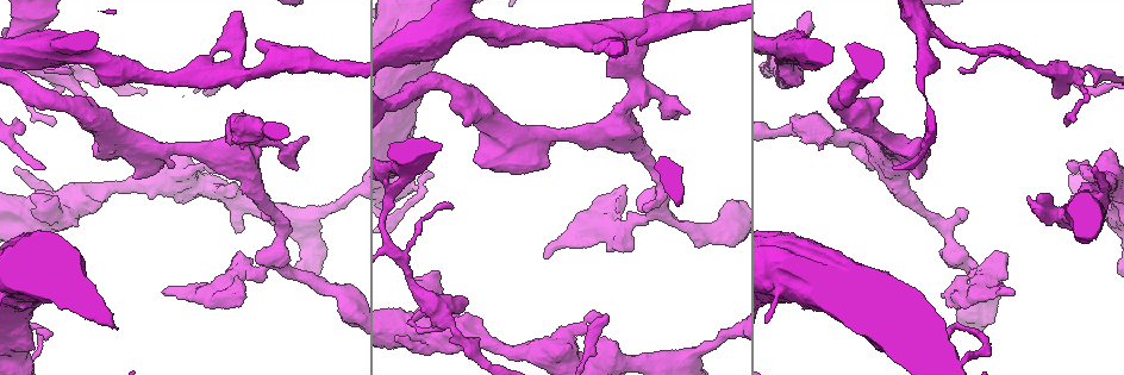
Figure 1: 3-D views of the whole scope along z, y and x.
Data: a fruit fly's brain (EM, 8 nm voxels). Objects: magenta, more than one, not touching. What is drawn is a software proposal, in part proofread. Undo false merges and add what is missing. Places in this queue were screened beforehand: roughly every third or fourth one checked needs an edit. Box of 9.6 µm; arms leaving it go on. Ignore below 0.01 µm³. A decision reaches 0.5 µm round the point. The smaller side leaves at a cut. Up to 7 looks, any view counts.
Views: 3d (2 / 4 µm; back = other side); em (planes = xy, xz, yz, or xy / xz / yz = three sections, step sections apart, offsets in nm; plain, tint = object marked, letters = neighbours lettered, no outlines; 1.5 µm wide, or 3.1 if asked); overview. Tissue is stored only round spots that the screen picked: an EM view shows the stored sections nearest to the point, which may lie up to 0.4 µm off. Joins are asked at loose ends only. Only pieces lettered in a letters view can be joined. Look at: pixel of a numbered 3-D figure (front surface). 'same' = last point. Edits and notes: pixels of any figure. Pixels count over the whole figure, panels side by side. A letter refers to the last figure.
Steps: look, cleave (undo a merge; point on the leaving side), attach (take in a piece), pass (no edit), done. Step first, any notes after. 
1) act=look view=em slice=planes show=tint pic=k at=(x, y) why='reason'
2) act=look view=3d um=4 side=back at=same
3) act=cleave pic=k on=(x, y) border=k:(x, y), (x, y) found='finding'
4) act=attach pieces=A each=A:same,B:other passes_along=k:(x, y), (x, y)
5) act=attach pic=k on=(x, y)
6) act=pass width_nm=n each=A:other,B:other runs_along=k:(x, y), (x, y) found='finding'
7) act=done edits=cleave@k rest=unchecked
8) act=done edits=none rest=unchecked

act=look view=em slice=planes show=letters pic=1 at=(554, 144) why='branch stops here'

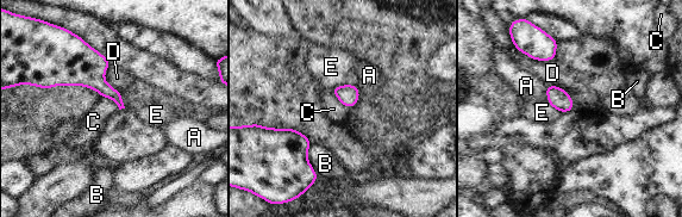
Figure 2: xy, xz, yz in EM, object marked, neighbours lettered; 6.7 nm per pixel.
act=pass each=A:other,B:other,C:other,D:other,E:other border=2:(101, 97), (110, 98), (119, 109) found='no lettered piece goes on from it'

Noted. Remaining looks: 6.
act=look view=em slice=planes show=letters pic=1 at=(453, 206) why='branch stops here'

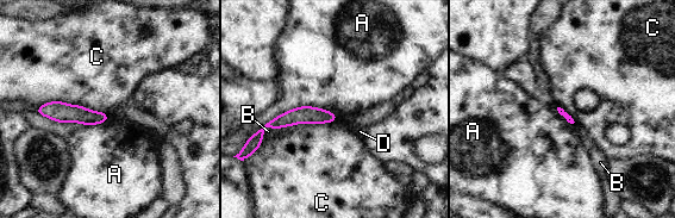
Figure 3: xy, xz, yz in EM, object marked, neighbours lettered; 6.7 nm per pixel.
act=pass each=A:other,B:other,C:other,D:other border=3:(38, 106), (66, 101), (110, 116) found='none of them fits'

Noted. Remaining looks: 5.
act=look view=em slice=planes show=letters pic=1 at=(1084, 96) why='sharp bend'

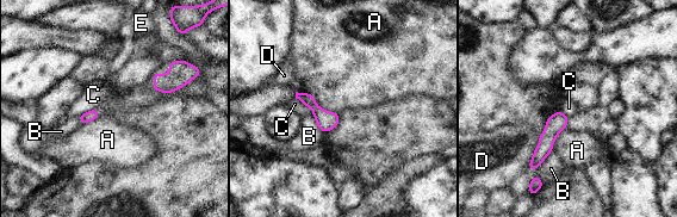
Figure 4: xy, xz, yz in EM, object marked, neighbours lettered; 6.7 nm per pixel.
act=pass each=A:other,B:other,C:other,D:other,E:other border=4:(194, 78), (173, 92), (150, 87) found='one cell here'

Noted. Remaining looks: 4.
act=done edits=none rest=unchecked

